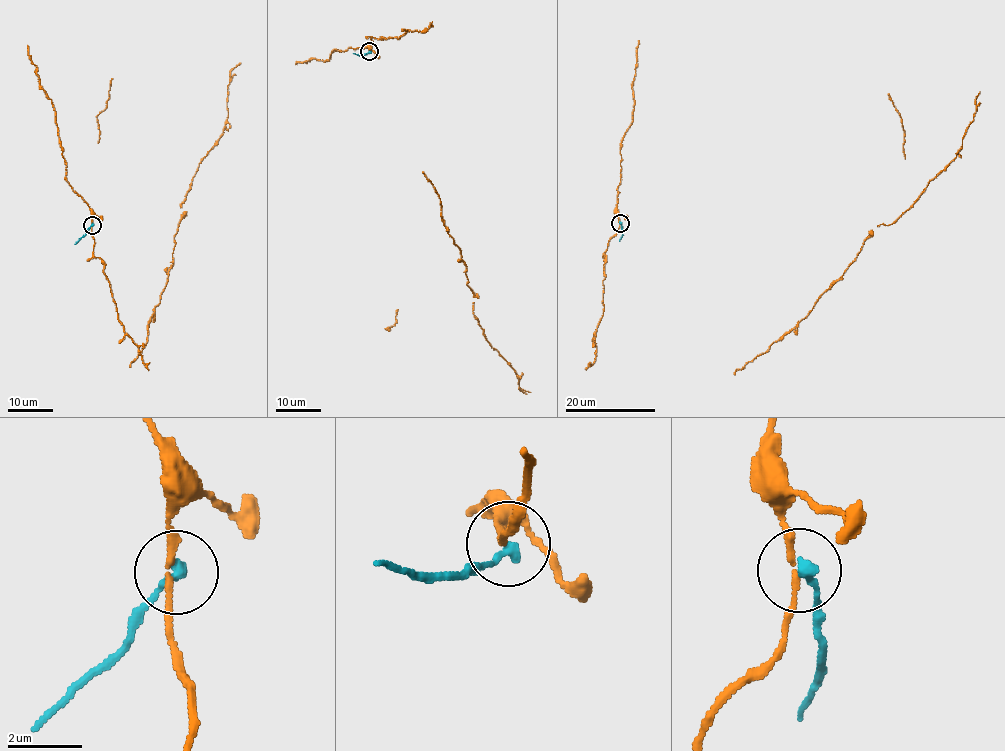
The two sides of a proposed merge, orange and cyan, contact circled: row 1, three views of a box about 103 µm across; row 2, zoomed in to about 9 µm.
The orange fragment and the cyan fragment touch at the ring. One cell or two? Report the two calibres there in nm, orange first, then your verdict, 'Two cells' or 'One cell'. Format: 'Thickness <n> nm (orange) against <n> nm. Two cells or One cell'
Thickness 150 nm (orange) against 280 nm. Two cells

